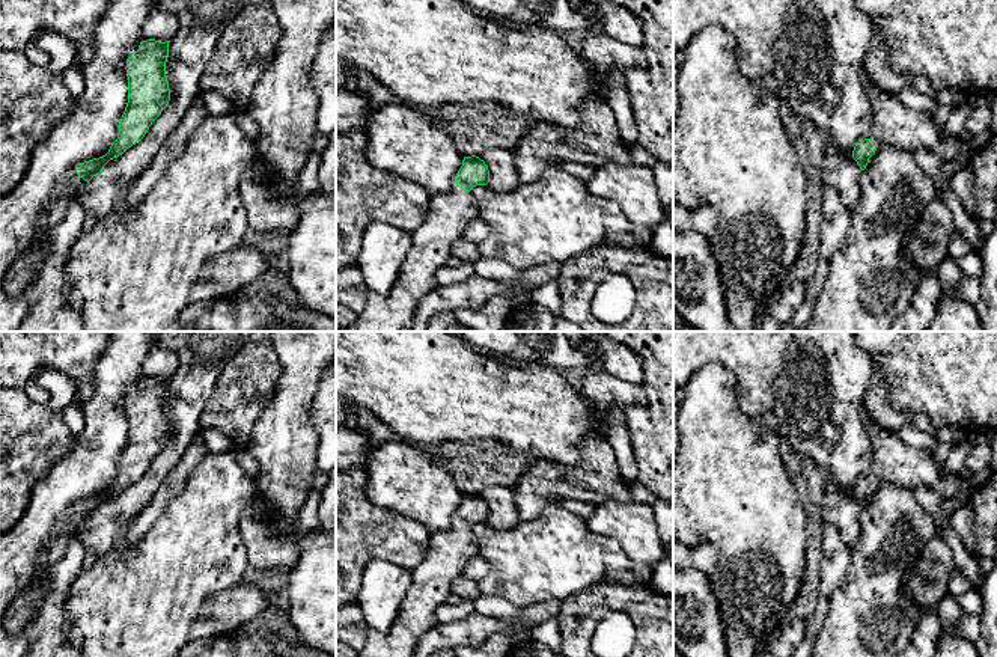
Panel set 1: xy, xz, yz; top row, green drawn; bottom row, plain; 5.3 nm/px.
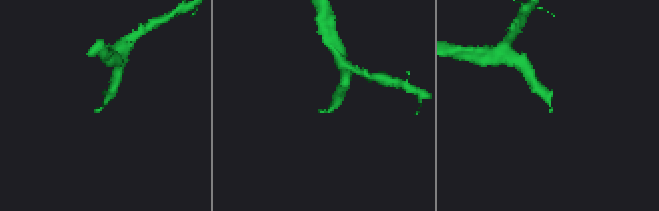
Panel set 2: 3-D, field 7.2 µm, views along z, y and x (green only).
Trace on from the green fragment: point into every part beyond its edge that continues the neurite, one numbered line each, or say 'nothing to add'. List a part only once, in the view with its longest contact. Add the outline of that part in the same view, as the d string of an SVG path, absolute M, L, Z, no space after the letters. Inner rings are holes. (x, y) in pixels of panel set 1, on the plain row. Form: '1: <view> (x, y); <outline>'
1: xz (449, 552); M459 524L446 532L431 533L423 561L411 570L411 585L401 603L395 624L387 633L367 628L366 643L357 657L414 657L420 637L437 627L435 612L446 604L455 579L477 553L477 538Z

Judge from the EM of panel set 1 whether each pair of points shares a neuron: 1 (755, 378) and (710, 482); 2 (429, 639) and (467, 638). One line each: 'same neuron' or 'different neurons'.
1: different neurons
2: same neuron

